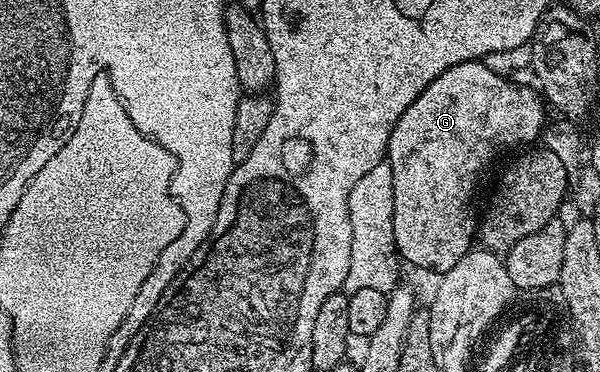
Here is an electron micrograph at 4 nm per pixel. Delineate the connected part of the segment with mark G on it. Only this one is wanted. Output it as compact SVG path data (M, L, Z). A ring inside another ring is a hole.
M481 60L462 62L445 72L441 72L441 76L437 76L437 80L433 80L433 84L429 84L425 88L425 92L421 92L421 96L417 96L417 100L413 100L413 104L409 104L409 108L405 108L401 120L397 120L397 124L389 136L385 161L389 164L389 168L393 168L393 240L395 241L395 251L398 252L400 259L406 265L408 262L409 265L416 266L419 270L432 270L435 276L442 276L449 268L453 268L453 264L457 264L457 260L461 260L461 256L465 256L476 241L477 218L476 215L471 215L471 197L475 194L475 181L478 180L483 166L490 164L491 153L494 152L495 146L524 145L523 147L526 147L531 144L526 144L526 142L531 142L534 138L536 141L542 135L545 129L545 123L543 123L545 102L540 91L534 85L531 85L532 87L518 86L515 82L518 81L508 80L502 74L493 73Z

